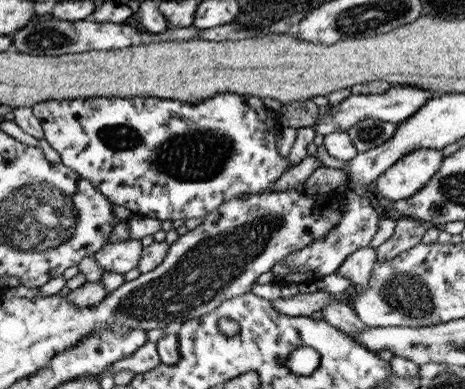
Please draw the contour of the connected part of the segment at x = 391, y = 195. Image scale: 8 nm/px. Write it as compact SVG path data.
M423 147L405 154L384 170L374 181L380 196L399 201L413 196L438 171L444 157L440 150Z

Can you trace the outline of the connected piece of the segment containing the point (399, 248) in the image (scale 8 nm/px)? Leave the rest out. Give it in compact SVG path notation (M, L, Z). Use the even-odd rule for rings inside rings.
M399 218L395 223L391 236L374 248L377 265L387 262L396 254L415 246L420 242L422 234L428 227L428 224L413 218Z

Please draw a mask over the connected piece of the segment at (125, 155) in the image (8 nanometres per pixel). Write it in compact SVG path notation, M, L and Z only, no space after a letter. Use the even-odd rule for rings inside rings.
M224 91L197 102L180 102L175 99L155 98L150 95L129 98L89 97L75 99L47 99L30 106L33 116L41 126L42 138L59 155L60 164L74 170L79 178L86 178L95 190L99 191L111 204L127 208L132 215L139 215L157 220L183 220L187 218L203 218L226 200L242 197L244 194L269 192L277 177L293 164L285 157L279 157L274 147L274 134L278 128L273 110L261 103L261 98L251 95L233 94Z

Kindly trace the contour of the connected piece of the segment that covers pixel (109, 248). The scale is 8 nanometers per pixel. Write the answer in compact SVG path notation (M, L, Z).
M129 238L126 241L105 243L92 257L102 272L115 272L123 276L139 264L142 248L139 239Z

